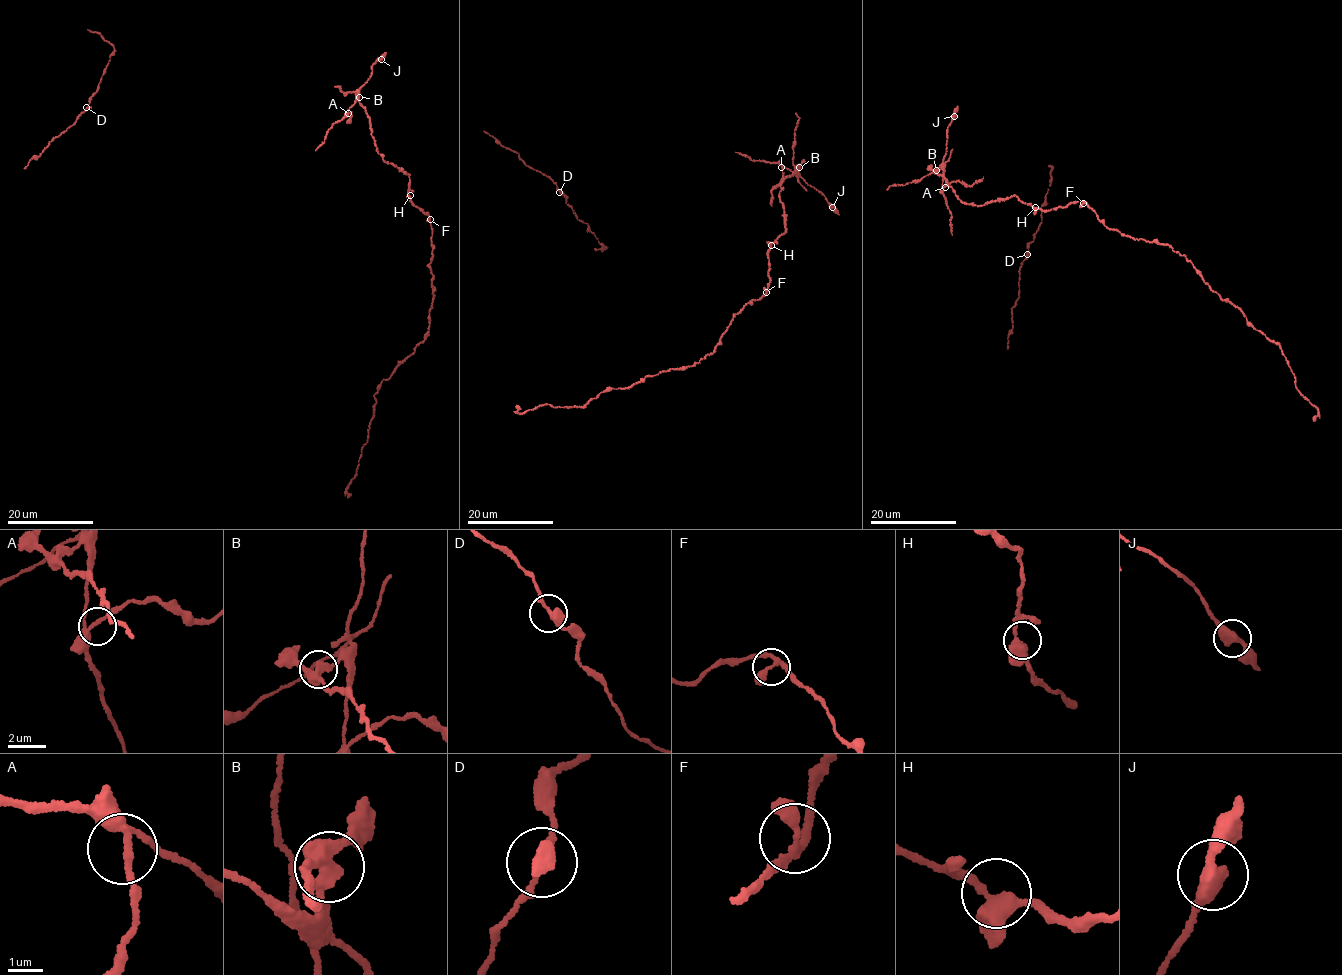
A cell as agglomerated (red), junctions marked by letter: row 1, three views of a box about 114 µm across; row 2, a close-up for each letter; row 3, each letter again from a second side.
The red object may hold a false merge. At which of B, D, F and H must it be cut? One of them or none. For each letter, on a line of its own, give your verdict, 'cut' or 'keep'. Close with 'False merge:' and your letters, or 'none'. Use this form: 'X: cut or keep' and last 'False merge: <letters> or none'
B: cut
D: keep
F: keep
H: keep
False merge: B

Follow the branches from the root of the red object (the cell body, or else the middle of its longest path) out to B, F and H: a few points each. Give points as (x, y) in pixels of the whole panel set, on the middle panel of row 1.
B: (780, 186), (781, 182), (795, 174), (799, 167)
F: (780, 186), (785, 233), (769, 250), (769, 280), (765, 292)
H: (780, 186), (785, 233), (771, 245)

